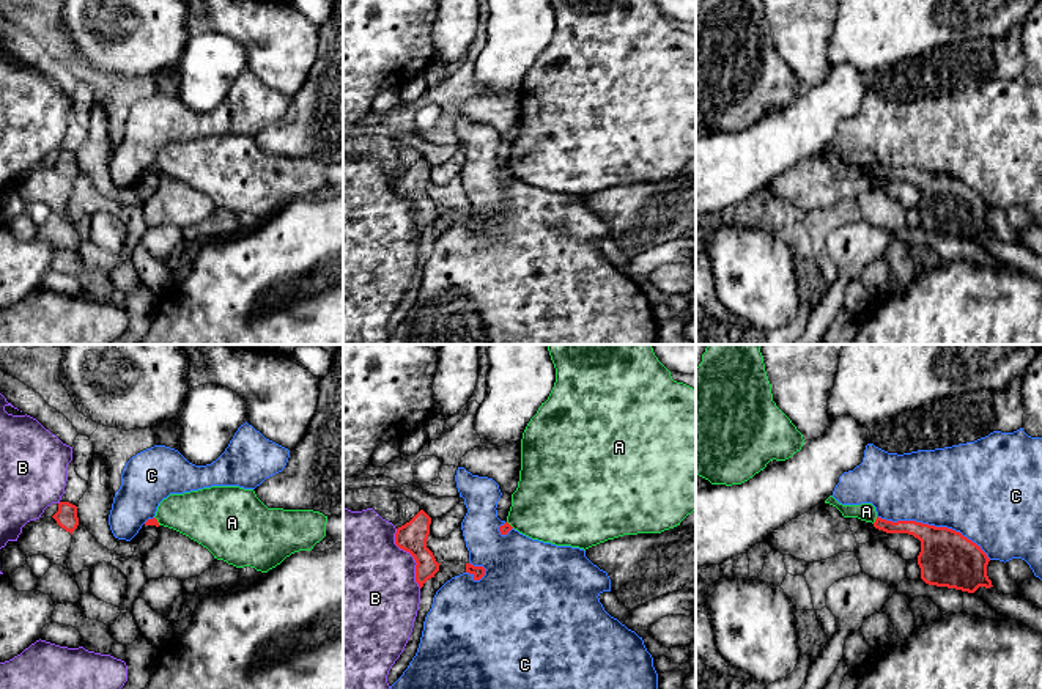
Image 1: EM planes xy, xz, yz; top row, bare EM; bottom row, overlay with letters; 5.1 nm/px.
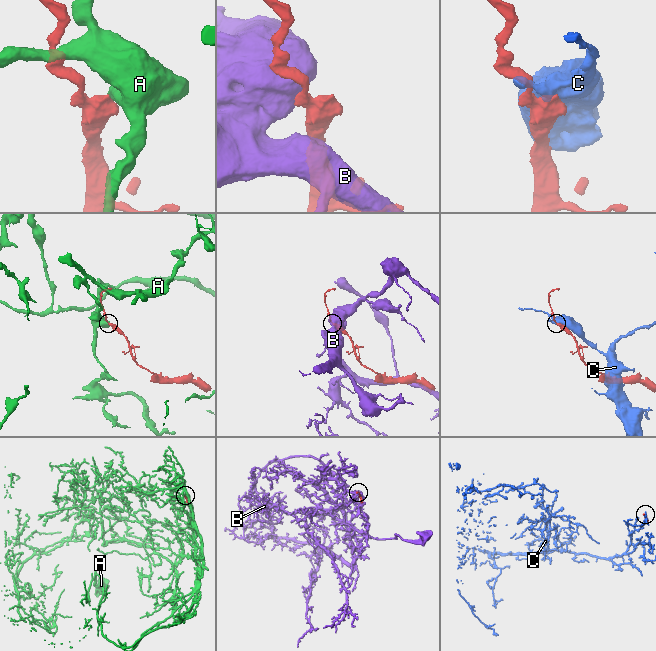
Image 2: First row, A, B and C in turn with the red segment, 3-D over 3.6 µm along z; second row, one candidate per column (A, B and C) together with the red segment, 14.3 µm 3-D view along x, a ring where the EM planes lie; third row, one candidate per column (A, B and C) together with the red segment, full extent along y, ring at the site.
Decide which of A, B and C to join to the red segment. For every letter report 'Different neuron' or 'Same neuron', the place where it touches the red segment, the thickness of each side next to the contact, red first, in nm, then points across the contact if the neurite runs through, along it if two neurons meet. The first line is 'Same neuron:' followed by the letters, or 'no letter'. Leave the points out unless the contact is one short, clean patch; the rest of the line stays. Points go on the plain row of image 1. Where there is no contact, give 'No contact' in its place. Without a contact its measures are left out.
Same neuron: no letter
A: Different neuron. Touches red at yz (875, 167). Thickness 90 nm (red) against 100 nm. Boundary: yz (877, 164), (872, 170)
B: Different neuron. Touches red at xz (413, 203). Thickness 150 nm (red) against 440 nm
C: Different neuron. Touches red at yz (934, 173). Thickness 280 nm (red) against 440 nm

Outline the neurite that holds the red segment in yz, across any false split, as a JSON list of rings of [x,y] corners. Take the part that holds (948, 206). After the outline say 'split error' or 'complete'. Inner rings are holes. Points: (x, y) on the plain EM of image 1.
[[[878,164],[874,175],[886,181],[908,181],[921,189],[918,212],[926,231],[968,241],[993,234],[987,223],[990,206],[960,179],[916,168],[892,170]]]; complete

